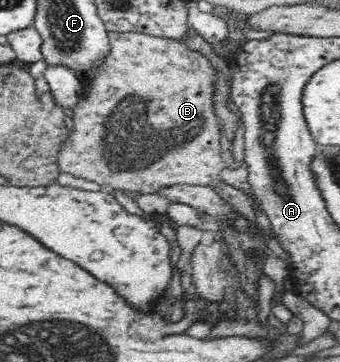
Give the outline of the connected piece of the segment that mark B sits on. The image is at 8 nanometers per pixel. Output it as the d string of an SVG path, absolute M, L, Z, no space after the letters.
M108 32L109 49L106 56L99 61L95 60L89 73L80 79L80 88L83 93L78 97L77 103L72 107L73 127L67 130L65 140L57 152L57 167L60 173L69 173L77 179L95 181L106 190L120 190L122 192L140 193L141 195L153 195L165 187L171 185L213 185L219 180L218 175L227 167L221 158L221 145L219 144L219 125L211 108L212 85L215 79L214 71L207 58L191 52L177 40L142 34L139 32Z

